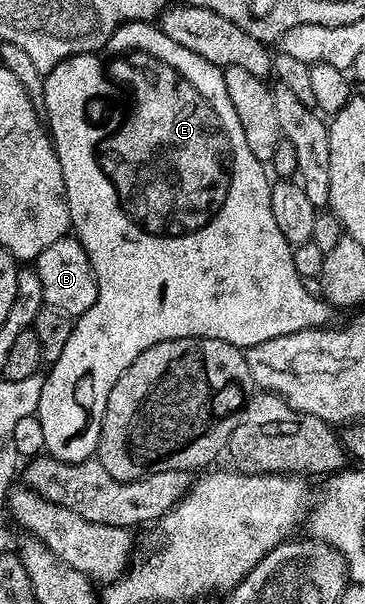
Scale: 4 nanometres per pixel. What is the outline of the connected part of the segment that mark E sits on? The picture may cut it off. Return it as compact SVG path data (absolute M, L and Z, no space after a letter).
M150 21L123 23L100 50L73 55L71 59L60 61L60 65L45 72L42 107L44 123L54 141L54 152L58 154L60 169L64 173L70 225L80 245L84 245L84 253L88 253L88 261L92 265L98 286L92 309L74 319L72 337L68 337L64 344L64 353L60 353L57 361L49 364L47 371L50 372L45 372L42 380L36 414L40 429L44 429L45 454L51 459L79 463L97 452L112 385L120 381L124 369L128 369L128 365L132 365L132 361L136 361L136 357L140 357L144 349L152 349L152 345L160 345L160 341L215 339L245 349L264 341L272 341L276 337L284 337L288 333L307 331L309 327L324 327L331 322L330 304L325 299L308 293L301 277L296 273L292 245L280 233L273 217L271 176L264 164L256 161L252 149L248 149L248 140L244 137L244 129L240 129L240 117L236 117L236 109L232 109L222 73L223 68L204 61L204 57L192 53L192 49L184 49L184 45L176 45L172 37L162 32L161 26Z

